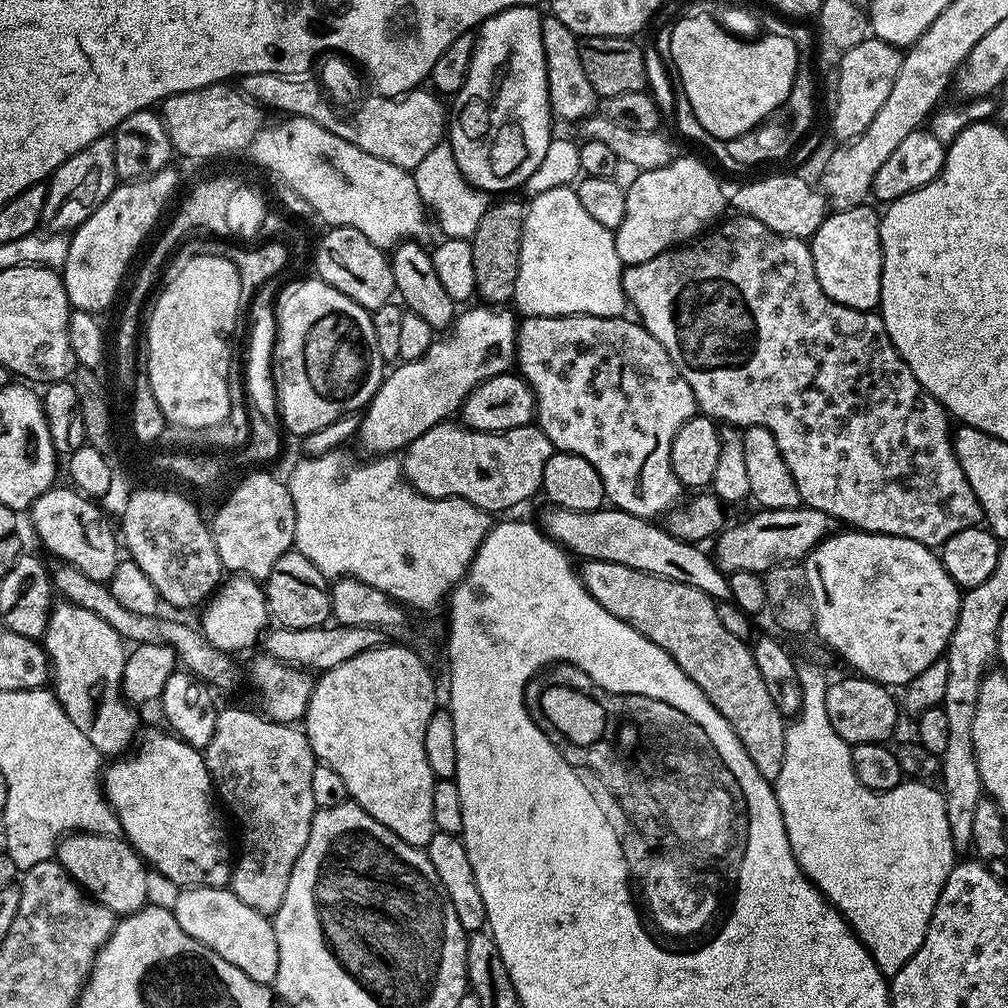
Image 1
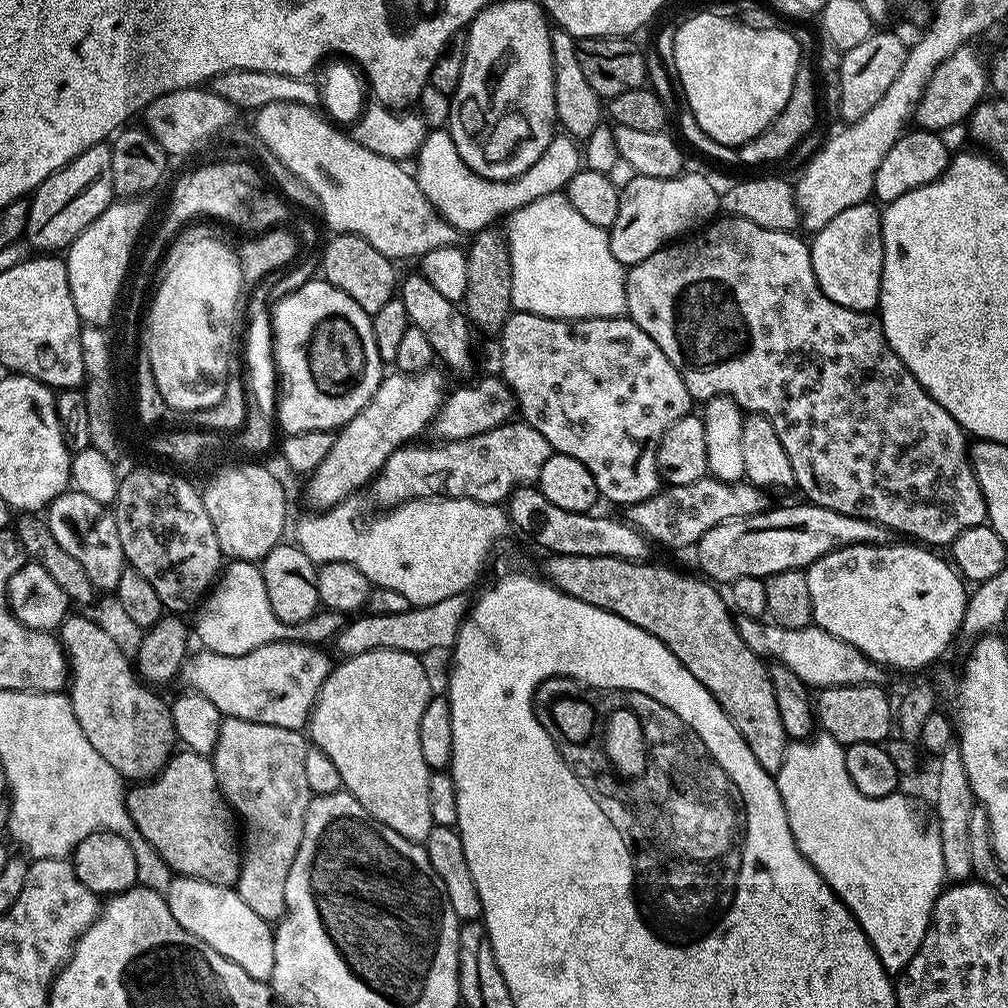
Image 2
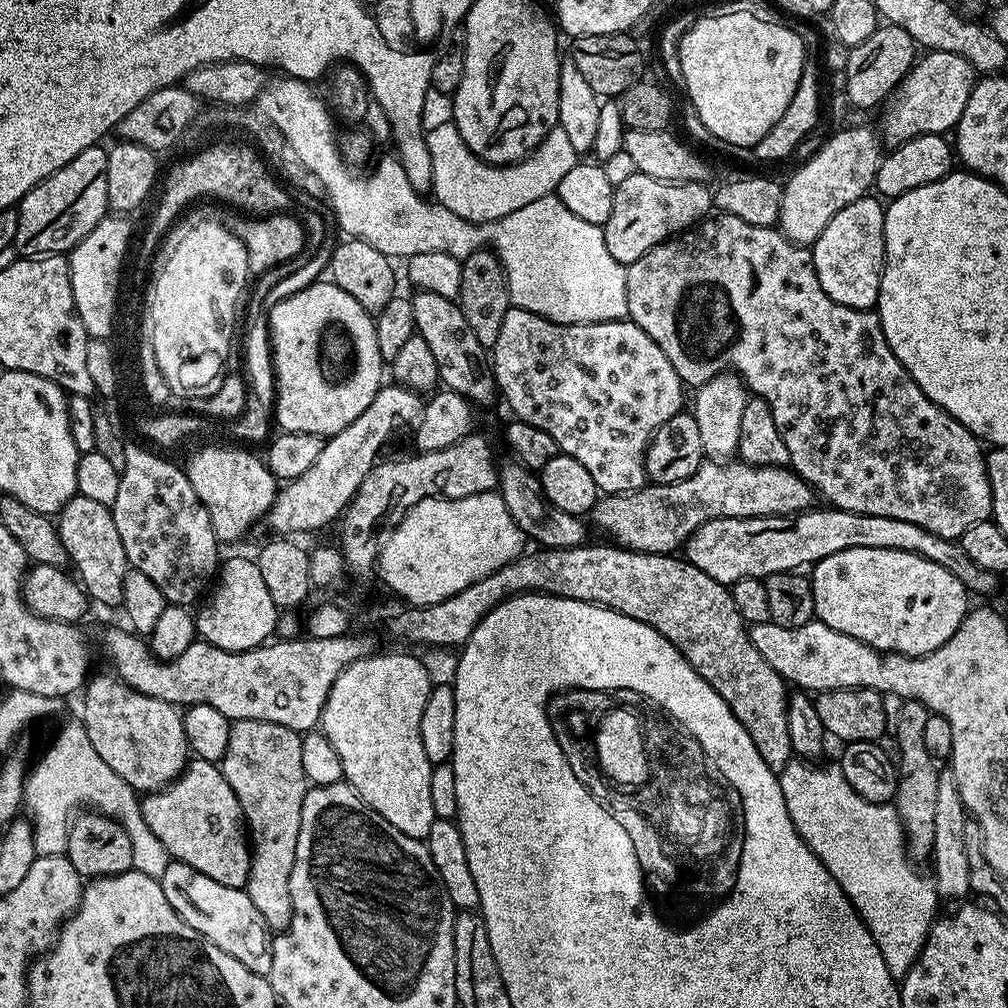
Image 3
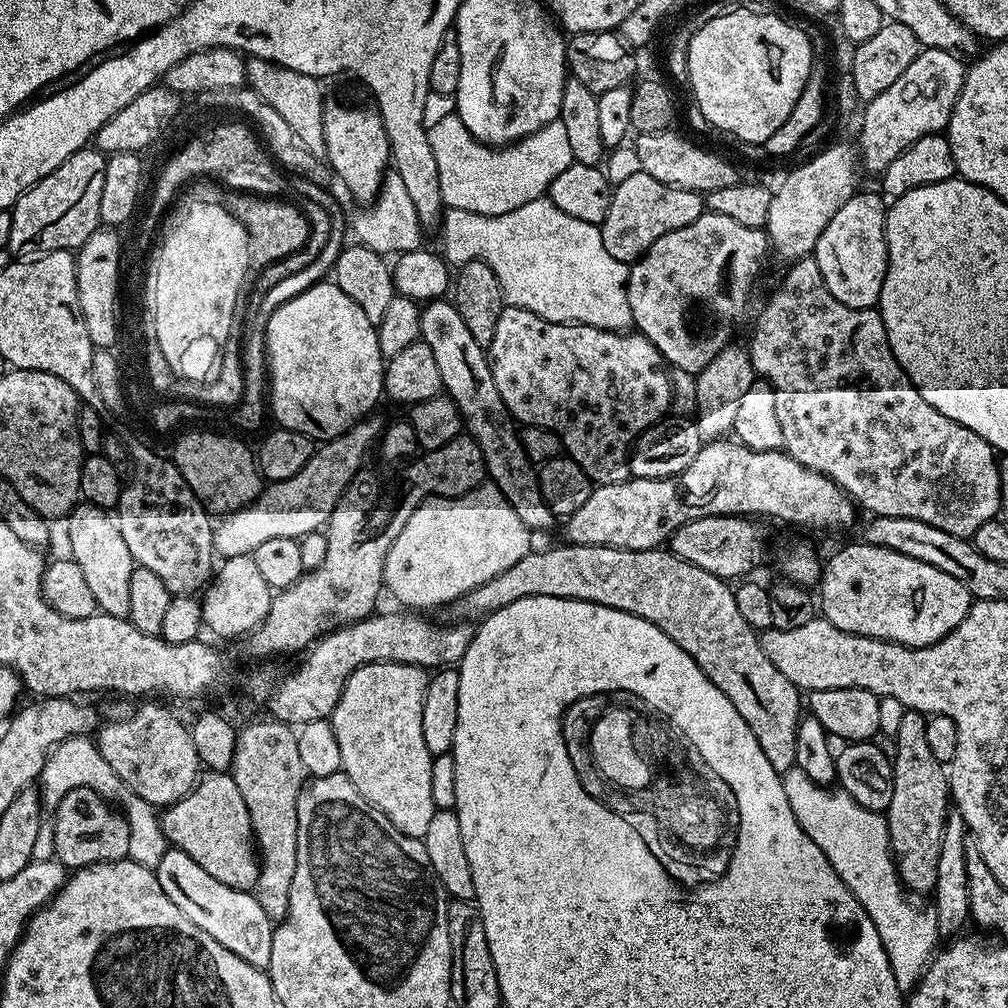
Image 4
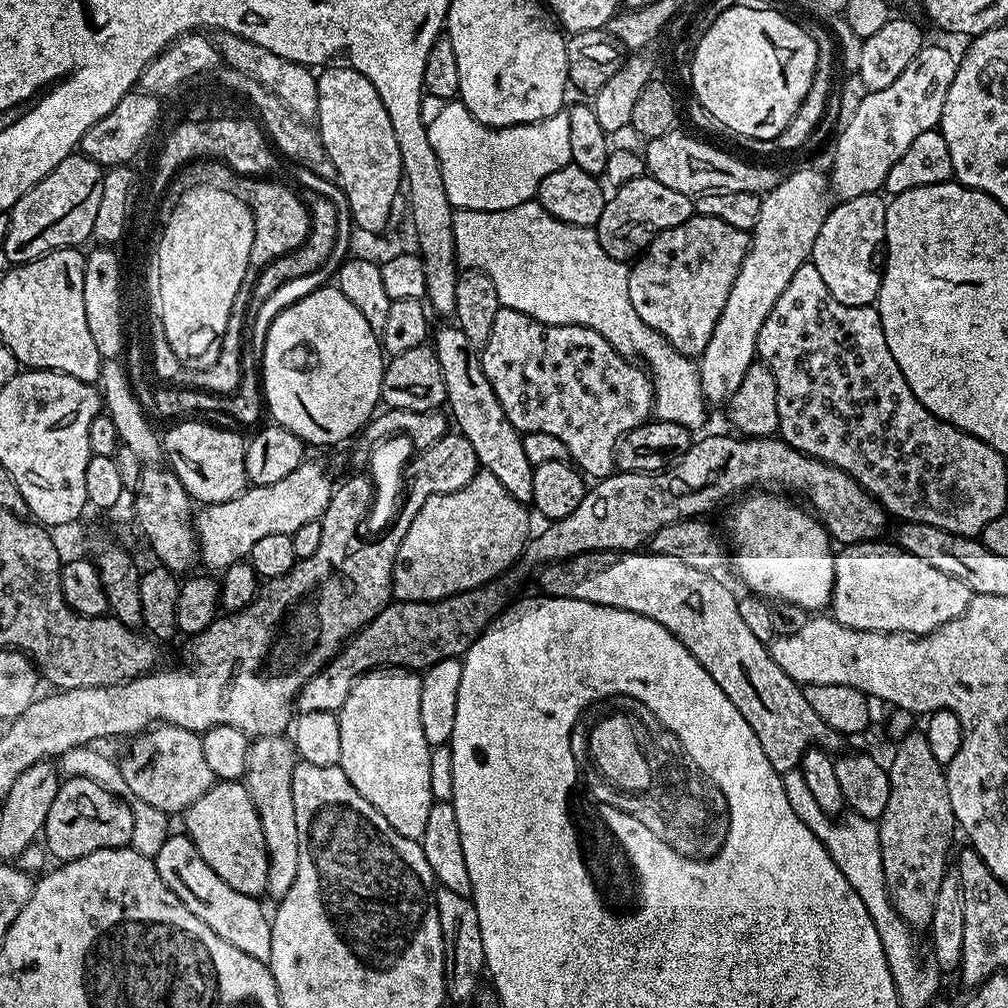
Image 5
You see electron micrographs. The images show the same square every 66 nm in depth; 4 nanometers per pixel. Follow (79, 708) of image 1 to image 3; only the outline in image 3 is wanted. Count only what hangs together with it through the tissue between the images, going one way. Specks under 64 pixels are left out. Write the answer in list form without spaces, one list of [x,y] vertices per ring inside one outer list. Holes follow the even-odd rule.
[[[115,674],[107,675],[93,675],[82,692],[82,697],[84,696],[82,723],[86,734],[90,736],[90,743],[95,750],[98,750],[106,766],[110,766],[110,770],[114,770],[119,778],[124,778],[136,792],[140,794],[163,792],[183,774],[190,759],[181,709],[170,702],[162,702],[162,698],[150,698],[146,694],[134,691]]]

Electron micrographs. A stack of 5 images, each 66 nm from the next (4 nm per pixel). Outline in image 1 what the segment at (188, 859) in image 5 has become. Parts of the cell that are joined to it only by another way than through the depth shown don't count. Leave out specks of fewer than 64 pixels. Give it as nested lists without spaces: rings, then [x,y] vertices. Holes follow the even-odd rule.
[[[181,887],[177,904],[171,909],[178,918],[178,926],[182,926],[182,930],[186,930],[190,938],[210,946],[214,954],[226,958],[230,966],[238,966],[238,970],[254,978],[254,982],[275,985],[278,974],[278,938],[272,929],[272,920],[246,906],[242,898],[232,893],[231,887]]]

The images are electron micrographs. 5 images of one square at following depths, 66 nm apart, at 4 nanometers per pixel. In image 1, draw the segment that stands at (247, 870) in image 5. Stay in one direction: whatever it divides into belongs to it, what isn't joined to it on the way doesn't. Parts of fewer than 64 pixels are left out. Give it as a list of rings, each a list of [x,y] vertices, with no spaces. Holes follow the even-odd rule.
[[[167,731],[146,732],[139,737],[131,754],[113,759],[109,763],[112,765],[109,768],[107,765],[102,772],[104,798],[118,818],[123,839],[132,845],[132,849],[151,871],[165,875],[179,886],[225,887],[232,879],[234,848],[228,845],[228,832],[220,817],[221,809],[214,795],[212,779],[206,770],[203,751]]]

